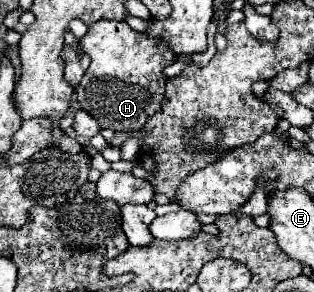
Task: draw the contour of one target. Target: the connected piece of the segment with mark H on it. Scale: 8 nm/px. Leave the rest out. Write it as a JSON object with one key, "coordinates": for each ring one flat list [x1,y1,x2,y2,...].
{"coordinates":[[97,21,79,41,79,49,91,57,91,65,77,85,77,101,101,127,135,131,161,109,165,97,163,69,175,63,175,53,163,39,149,39,133,31,125,21]]}

